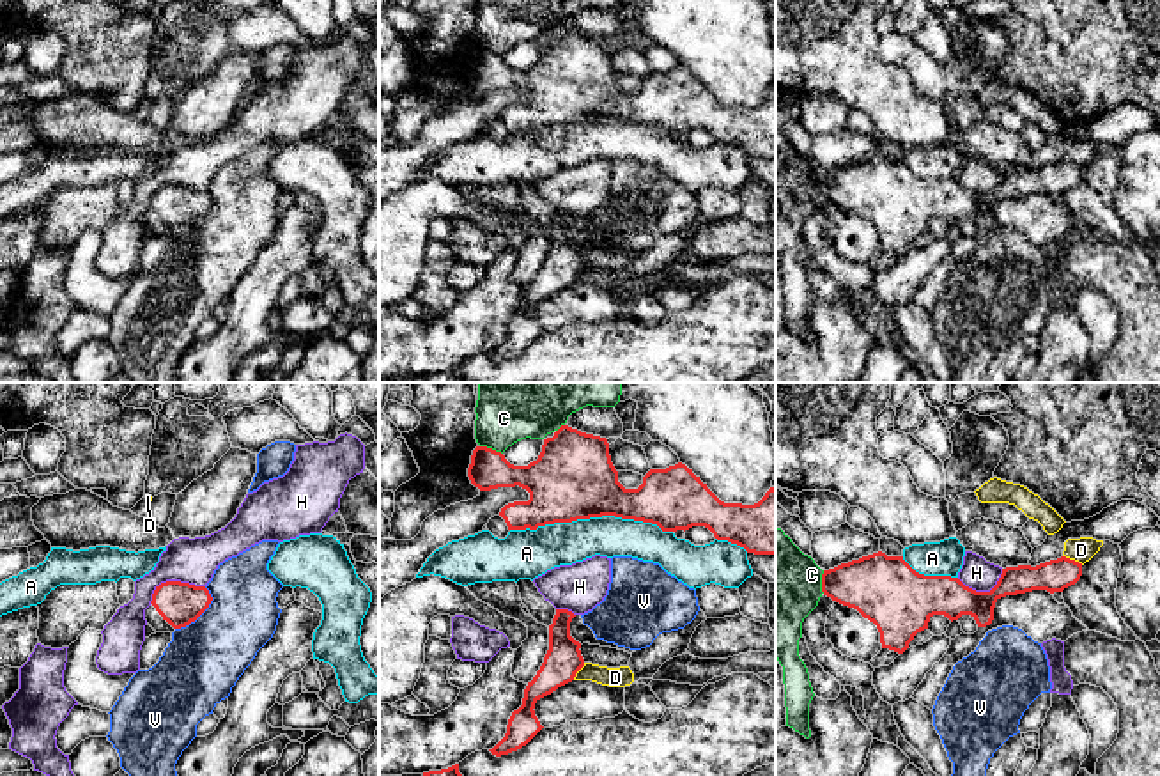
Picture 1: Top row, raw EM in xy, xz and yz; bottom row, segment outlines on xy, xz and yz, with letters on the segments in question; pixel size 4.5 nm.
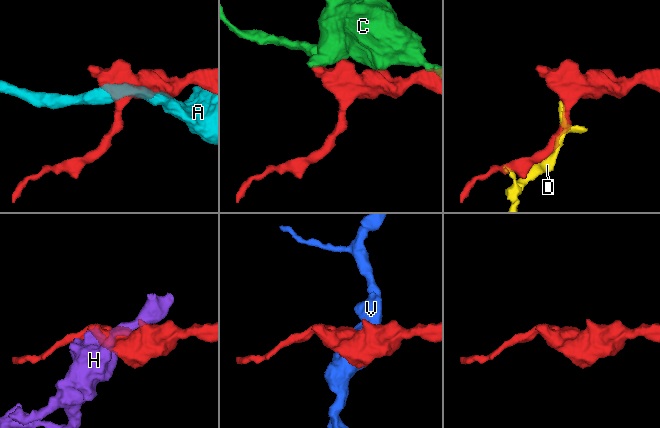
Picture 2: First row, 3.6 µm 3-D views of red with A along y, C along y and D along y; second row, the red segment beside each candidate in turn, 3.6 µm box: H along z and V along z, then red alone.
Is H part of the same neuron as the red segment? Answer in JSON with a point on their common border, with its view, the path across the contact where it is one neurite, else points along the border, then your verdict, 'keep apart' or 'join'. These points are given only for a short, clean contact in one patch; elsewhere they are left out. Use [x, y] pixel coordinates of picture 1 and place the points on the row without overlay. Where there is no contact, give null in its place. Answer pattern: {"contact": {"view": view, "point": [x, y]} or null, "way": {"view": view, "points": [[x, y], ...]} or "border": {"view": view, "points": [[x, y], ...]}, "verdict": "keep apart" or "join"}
{"contact": {"view": "xy", "point": [172, 185]}, "border": {"view": "xy", "points": [[204, 188], [163, 185], [149, 206]]}, "verdict": "keep apart"}

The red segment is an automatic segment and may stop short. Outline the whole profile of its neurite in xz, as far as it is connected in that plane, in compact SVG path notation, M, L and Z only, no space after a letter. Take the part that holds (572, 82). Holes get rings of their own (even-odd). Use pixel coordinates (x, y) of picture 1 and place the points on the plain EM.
M561 28L553 41L544 43L542 55L537 64L528 69L510 67L501 55L487 50L476 50L471 58L468 80L480 94L491 94L498 90L522 90L530 96L528 105L514 105L501 112L499 119L505 122L508 133L537 133L538 129L554 126L572 126L577 122L615 119L622 122L634 122L657 128L662 135L689 133L692 129L708 131L717 144L728 144L744 151L754 158L776 158L776 92L770 90L765 99L754 108L724 106L689 73L678 66L666 73L650 73L643 80L643 87L638 92L625 92L618 85L618 74L615 73L609 58L609 46L606 41L593 39Z

